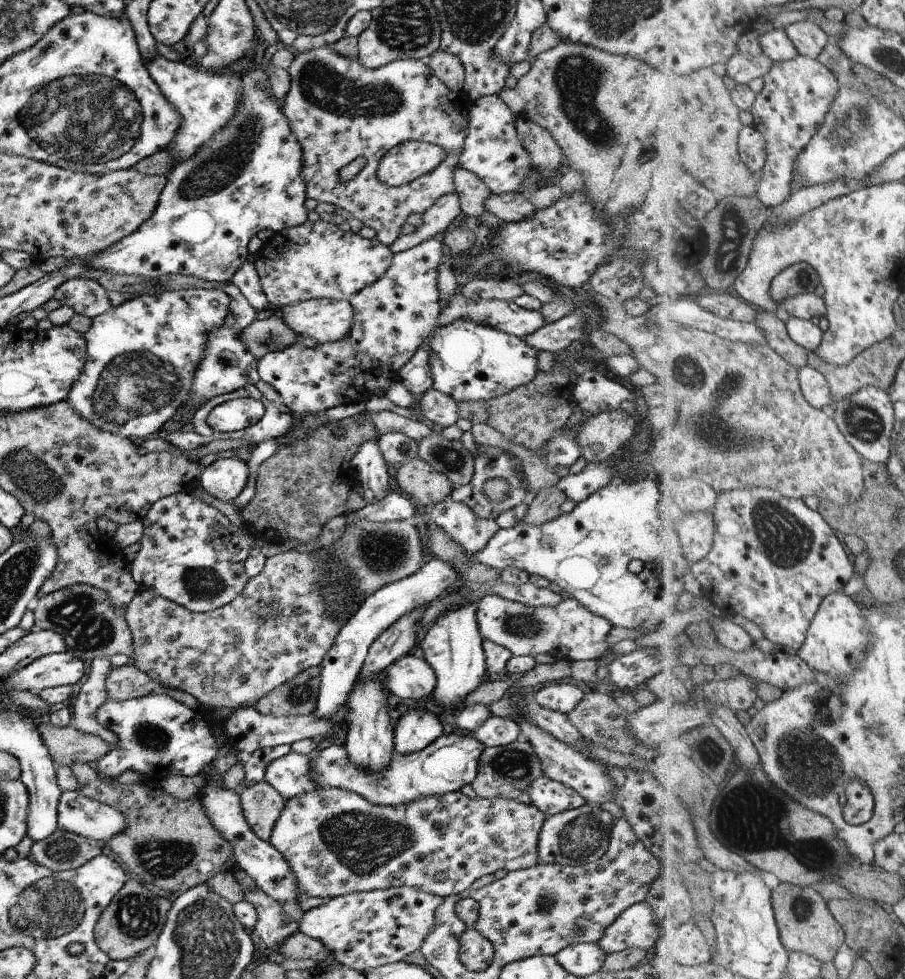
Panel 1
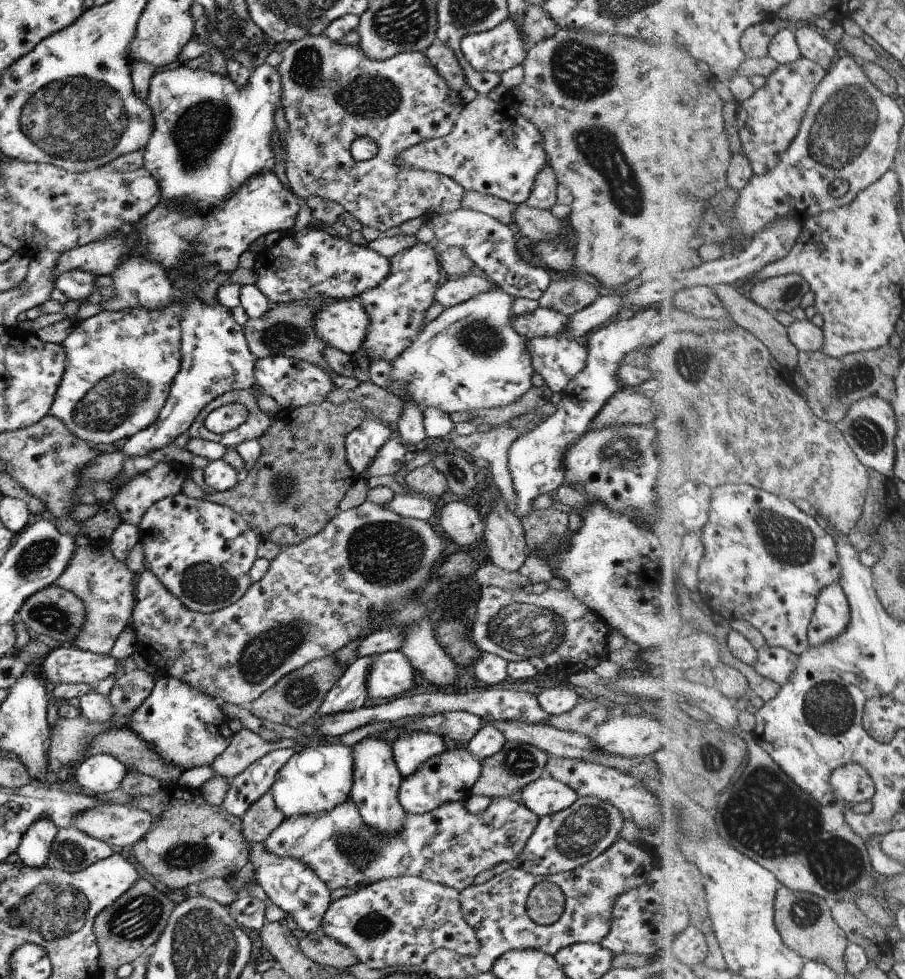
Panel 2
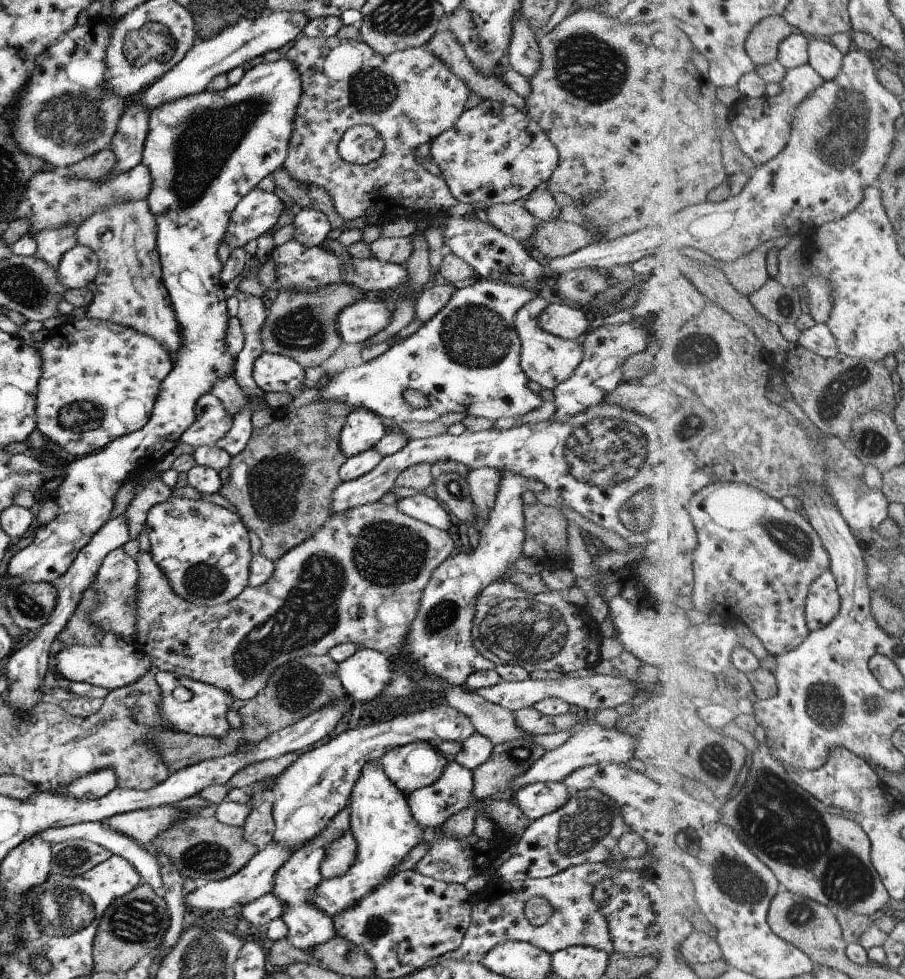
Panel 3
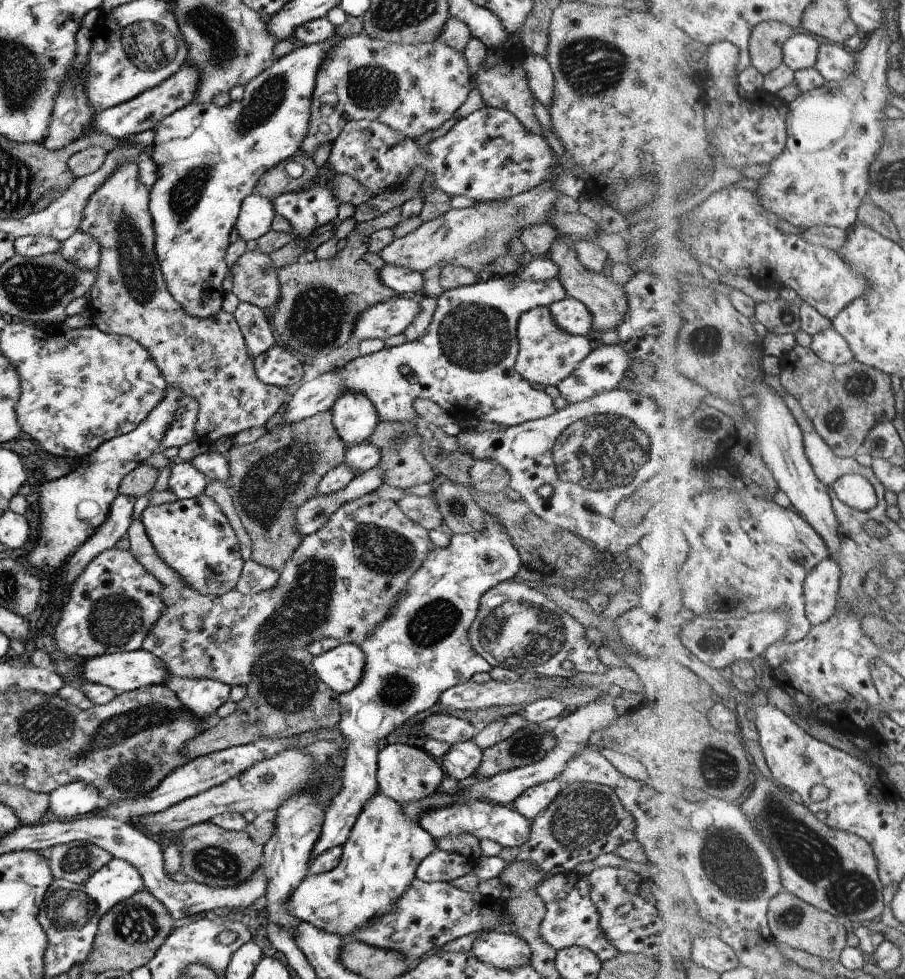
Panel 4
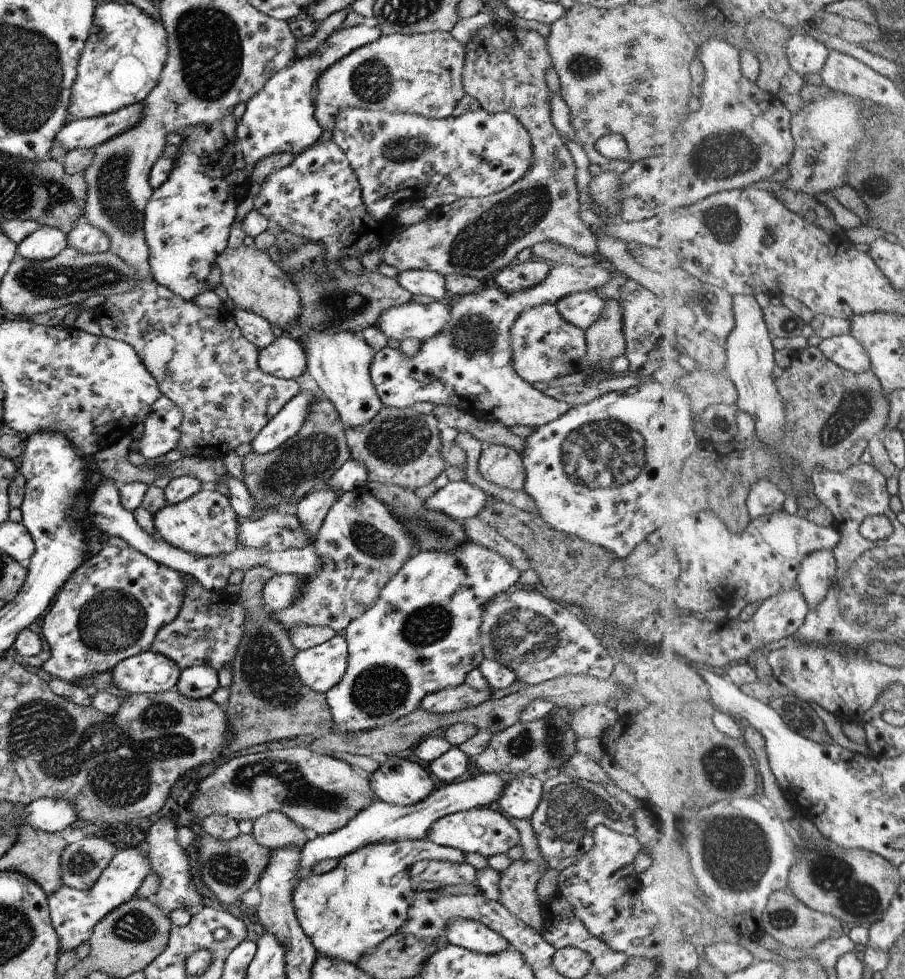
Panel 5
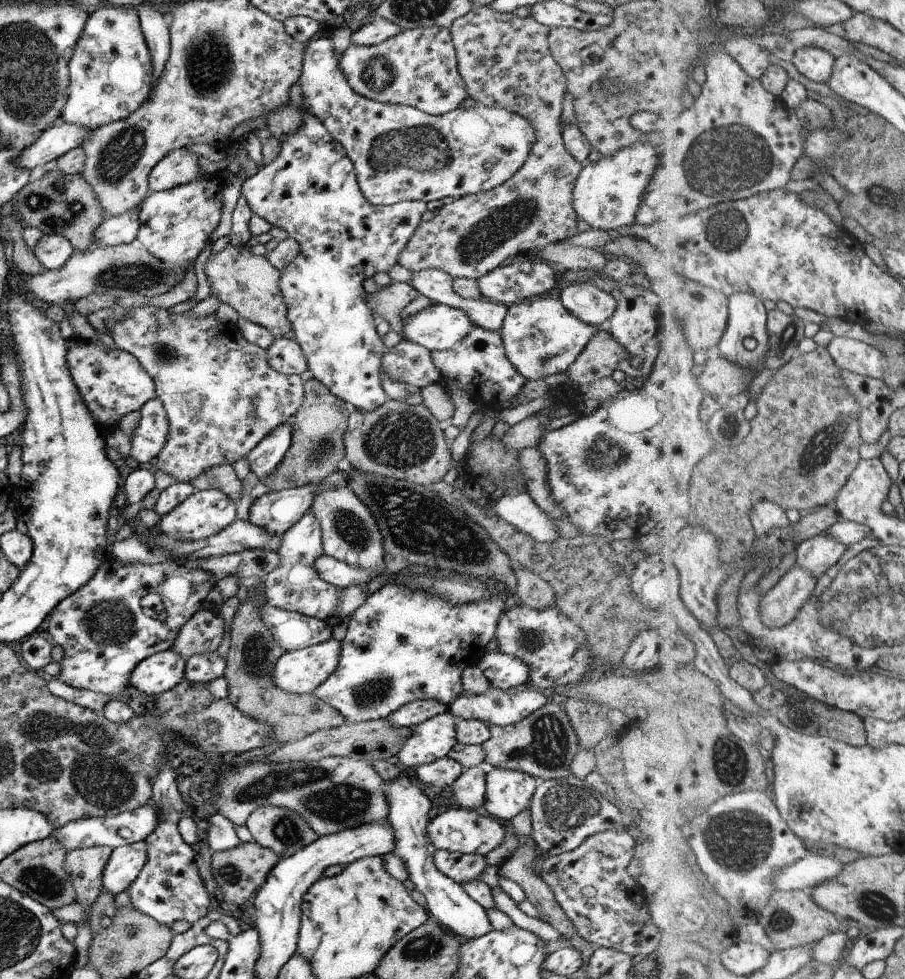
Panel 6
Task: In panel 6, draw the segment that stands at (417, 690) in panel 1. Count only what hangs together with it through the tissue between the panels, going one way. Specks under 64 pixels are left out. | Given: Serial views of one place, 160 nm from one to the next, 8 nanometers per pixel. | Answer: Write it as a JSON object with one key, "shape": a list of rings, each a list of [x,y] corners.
{"shape":[[[330,637],[326,641],[283,653],[273,665],[272,683],[282,692],[296,695],[313,693],[334,671],[340,657],[340,642]]]}

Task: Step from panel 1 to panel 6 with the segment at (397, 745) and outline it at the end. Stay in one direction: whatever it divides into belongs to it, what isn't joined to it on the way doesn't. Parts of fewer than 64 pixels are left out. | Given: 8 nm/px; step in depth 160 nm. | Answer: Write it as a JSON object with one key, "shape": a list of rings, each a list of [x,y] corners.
{"shape":[[[401,769],[395,778],[384,782],[382,791],[383,796],[386,796],[388,806],[386,818],[394,830],[395,844],[391,853],[402,860],[404,868],[408,872],[408,879],[413,883],[414,889],[423,894],[427,918],[434,920],[444,930],[451,932],[462,941],[482,937],[491,931],[492,928],[484,908],[471,900],[459,884],[441,874],[434,865],[432,854],[435,848],[430,843],[426,833],[427,812],[429,812],[431,805],[421,788],[415,782],[411,782]]]}

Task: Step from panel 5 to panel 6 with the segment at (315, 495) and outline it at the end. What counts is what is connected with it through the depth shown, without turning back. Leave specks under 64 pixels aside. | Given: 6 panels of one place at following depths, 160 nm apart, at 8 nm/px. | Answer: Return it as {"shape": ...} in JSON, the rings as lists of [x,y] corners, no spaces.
{"shape":[[[305,511],[303,516],[282,534],[282,541],[276,553],[276,567],[262,580],[266,602],[282,611],[295,611],[322,621],[334,622],[339,589],[319,578],[314,569],[314,560],[322,553],[322,542],[319,523],[311,511]]]}

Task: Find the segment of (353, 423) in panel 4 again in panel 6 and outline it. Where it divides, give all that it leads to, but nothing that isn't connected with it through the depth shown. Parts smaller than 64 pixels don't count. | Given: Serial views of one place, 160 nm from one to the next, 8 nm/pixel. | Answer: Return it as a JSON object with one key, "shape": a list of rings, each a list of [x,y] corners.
{"shape":[[[301,108],[301,122],[299,126],[295,128],[295,132],[289,134],[287,140],[283,140],[280,143],[279,154],[275,156],[275,160],[271,160],[269,164],[264,164],[259,169],[257,174],[247,178],[241,184],[240,195],[245,198],[249,211],[252,215],[259,216],[259,219],[265,220],[267,224],[272,227],[278,227],[287,233],[287,236],[297,242],[299,246],[299,253],[283,270],[279,271],[279,292],[281,292],[281,298],[283,298],[283,304],[285,304],[286,317],[291,325],[291,330],[295,335],[295,341],[300,346],[302,353],[304,354],[307,369],[312,374],[312,378],[318,380],[333,397],[348,404],[350,410],[361,411],[362,413],[371,413],[378,406],[381,406],[386,400],[385,393],[380,385],[379,370],[380,360],[382,354],[385,351],[385,346],[382,343],[382,339],[375,332],[375,326],[377,321],[372,316],[369,310],[369,304],[363,300],[365,298],[365,290],[363,289],[362,282],[375,276],[377,272],[386,273],[395,264],[397,264],[397,258],[399,254],[403,252],[403,248],[407,246],[407,242],[411,240],[411,234],[415,232],[415,228],[421,224],[421,215],[425,212],[426,204],[419,201],[400,201],[393,205],[374,206],[367,203],[367,200],[363,198],[359,191],[356,177],[353,171],[353,166],[347,157],[347,154],[343,151],[335,140],[331,139],[331,136],[327,133],[327,130],[313,118],[311,114],[307,113]]]}

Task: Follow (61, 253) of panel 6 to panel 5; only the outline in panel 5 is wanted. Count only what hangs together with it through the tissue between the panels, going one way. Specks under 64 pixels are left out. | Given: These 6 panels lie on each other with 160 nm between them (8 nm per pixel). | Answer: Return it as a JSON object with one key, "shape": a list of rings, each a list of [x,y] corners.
{"shape":[[[43,225],[16,244],[16,254],[33,262],[43,262],[66,247],[66,235],[55,227]]]}

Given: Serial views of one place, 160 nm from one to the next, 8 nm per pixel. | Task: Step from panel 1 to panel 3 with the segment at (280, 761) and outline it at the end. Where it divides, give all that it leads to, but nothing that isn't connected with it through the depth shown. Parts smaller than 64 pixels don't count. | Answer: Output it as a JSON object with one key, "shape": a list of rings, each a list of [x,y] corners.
{"shape":[[[437,704],[422,711],[393,716],[385,722],[378,720],[365,721],[354,729],[347,729],[338,735],[327,738],[316,746],[303,751],[295,761],[291,762],[273,778],[273,784],[269,788],[273,793],[272,819],[274,833],[271,841],[283,843],[286,847],[297,850],[301,844],[315,838],[340,810],[348,806],[353,783],[357,780],[362,766],[367,761],[377,761],[386,751],[415,741],[431,742],[433,746],[435,746],[435,740],[462,743],[474,732],[475,730],[469,722],[468,716],[447,704]]]}

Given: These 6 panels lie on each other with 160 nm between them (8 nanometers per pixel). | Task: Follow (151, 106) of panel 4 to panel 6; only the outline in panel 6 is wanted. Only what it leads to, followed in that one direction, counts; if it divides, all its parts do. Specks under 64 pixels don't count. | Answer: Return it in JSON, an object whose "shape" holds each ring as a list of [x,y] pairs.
{"shape":[[[59,121],[41,132],[39,138],[31,146],[23,148],[21,154],[17,154],[13,158],[13,164],[17,168],[31,170],[37,165],[55,160],[65,152],[79,146],[85,140],[87,132],[89,129],[83,128],[83,126]]]}

